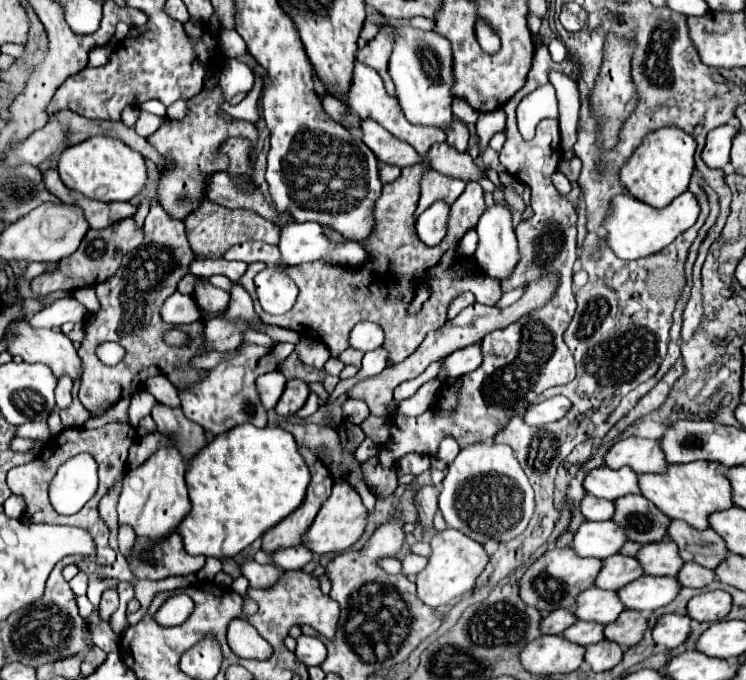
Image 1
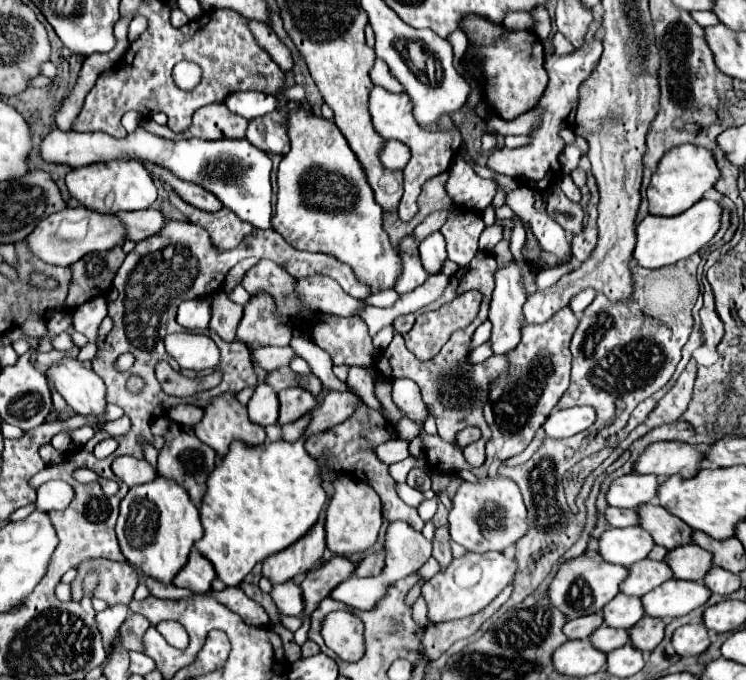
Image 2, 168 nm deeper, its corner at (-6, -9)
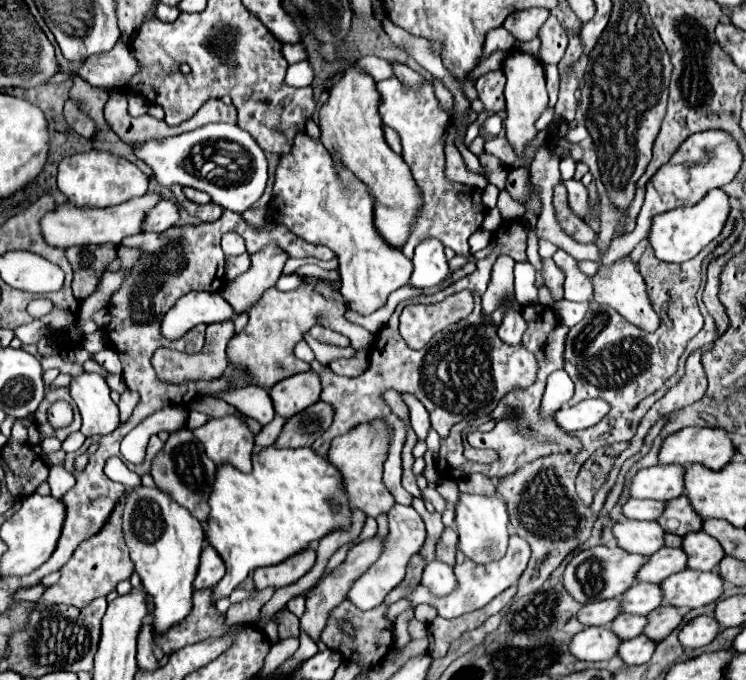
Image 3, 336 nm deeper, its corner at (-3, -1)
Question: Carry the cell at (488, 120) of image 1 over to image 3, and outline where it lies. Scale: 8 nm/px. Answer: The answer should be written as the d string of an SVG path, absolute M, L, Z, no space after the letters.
M544 65L546 71L546 89L550 95L550 107L558 101L558 67L556 65Z

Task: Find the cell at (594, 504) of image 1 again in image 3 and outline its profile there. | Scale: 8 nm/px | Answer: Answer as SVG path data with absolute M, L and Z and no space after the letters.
M628 499L624 505L624 515L628 519L642 519L642 521L654 521L662 515L664 511L662 501L652 501L652 499Z

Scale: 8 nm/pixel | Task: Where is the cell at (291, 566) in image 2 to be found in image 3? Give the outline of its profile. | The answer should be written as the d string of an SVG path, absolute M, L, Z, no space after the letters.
M312 547L300 551L300 555L294 555L292 559L286 559L284 563L276 567L262 567L254 571L254 587L266 589L266 587L286 587L296 583L302 575L306 575L316 561L316 551Z

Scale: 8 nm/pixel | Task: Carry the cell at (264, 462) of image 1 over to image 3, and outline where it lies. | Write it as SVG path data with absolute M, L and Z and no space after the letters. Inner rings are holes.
M266 447L260 453L252 455L254 469L250 473L240 473L232 465L224 463L216 471L214 489L210 495L210 519L208 519L208 541L210 545L220 553L220 557L226 563L226 575L222 581L212 589L212 605L228 597L232 589L236 589L250 571L258 567L270 567L286 561L288 557L304 551L310 547L310 543L320 541L324 535L346 529L350 523L350 507L348 507L348 495L344 489L344 479L340 471L326 459L316 455L310 447L300 449L276 449ZM338 505L340 509L334 511L332 507Z

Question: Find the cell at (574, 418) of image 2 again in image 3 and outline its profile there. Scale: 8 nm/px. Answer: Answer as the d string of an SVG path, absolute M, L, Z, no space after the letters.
M588 399L574 407L562 407L556 413L556 421L566 431L580 431L600 423L610 411L610 405L604 399Z

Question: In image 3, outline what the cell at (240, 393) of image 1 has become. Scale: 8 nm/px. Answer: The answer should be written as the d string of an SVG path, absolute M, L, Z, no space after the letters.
M232 415L212 419L202 427L198 427L194 435L200 439L206 455L216 465L230 463L242 473L252 471L250 457L254 449L254 435L242 419Z

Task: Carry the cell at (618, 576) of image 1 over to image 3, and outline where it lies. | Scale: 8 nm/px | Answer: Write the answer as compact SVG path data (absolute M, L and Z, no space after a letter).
M662 547L654 555L648 557L648 563L638 571L638 581L646 583L660 583L666 577L684 571L686 569L686 553L682 549L672 549L672 547Z

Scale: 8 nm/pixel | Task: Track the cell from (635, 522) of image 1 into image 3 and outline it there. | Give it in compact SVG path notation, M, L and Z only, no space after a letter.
M682 495L680 499L672 499L666 503L664 515L658 519L658 523L664 527L666 533L676 533L676 535L686 535L692 531L702 529L702 517L696 515L692 509L692 503Z

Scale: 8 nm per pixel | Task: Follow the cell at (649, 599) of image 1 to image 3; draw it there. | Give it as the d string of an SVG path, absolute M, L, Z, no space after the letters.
M684 569L662 581L664 605L672 605L682 611L704 607L720 599L724 591L722 583L724 581L716 569L704 573L694 569Z

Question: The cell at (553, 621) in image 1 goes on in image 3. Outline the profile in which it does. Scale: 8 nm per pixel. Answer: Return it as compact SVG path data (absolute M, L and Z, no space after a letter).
M604 599L604 601L584 605L578 619L584 625L608 625L620 613L622 613L622 601L620 599Z

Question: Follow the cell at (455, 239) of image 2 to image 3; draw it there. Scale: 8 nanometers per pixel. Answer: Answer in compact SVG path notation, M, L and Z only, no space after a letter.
M390 77L376 83L376 89L382 97L380 103L382 121L384 125L398 131L404 147L402 157L408 163L424 197L424 207L420 211L418 223L412 227L412 233L406 245L402 247L402 253L408 259L412 259L416 245L432 237L432 239L440 239L444 247L454 249L454 253L458 255L470 255L468 237L480 229L486 207L482 203L482 189L454 183L444 175L444 139L450 127L450 115L444 109L440 109L438 99L434 97L432 83L424 79L418 89L412 89L400 83L396 77Z

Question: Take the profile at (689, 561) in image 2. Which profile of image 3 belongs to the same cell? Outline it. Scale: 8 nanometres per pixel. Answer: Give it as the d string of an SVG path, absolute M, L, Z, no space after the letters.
M704 531L688 533L684 537L682 549L688 555L688 567L696 571L710 571L724 557L722 545L716 543L716 539L712 535L706 535Z

